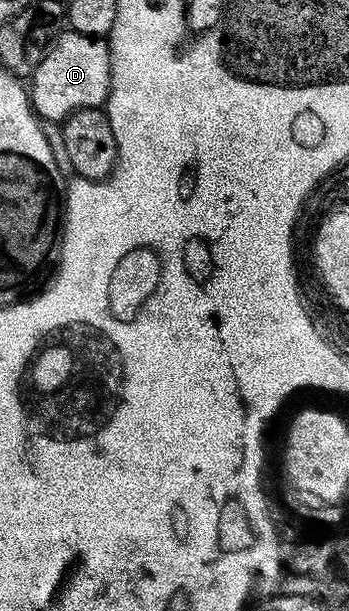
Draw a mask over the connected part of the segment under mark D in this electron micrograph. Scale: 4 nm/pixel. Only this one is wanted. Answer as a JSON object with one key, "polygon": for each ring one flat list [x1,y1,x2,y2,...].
{"polygon":[[71,31,61,32,60,36,49,44,47,53,30,78,33,110,37,118,45,122,63,122,65,117,79,109,99,109,107,102,111,89,112,51,109,42,102,37]]}

